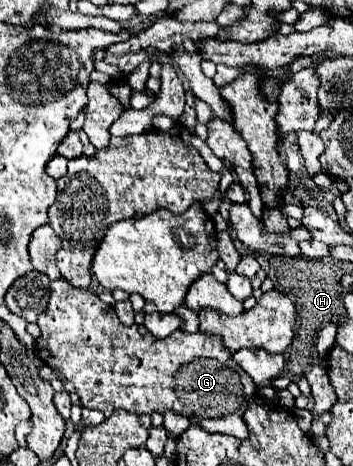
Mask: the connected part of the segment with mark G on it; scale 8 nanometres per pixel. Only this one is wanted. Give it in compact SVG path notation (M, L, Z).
M64 279L52 281L50 301L46 311L38 317L40 337L36 339L38 357L52 369L60 371L66 381L76 387L82 407L98 409L104 415L112 415L116 409L132 411L136 415L142 413L164 413L172 409L190 421L198 421L206 427L206 431L226 433L238 439L248 439L246 423L242 421L242 413L246 411L248 399L254 397L256 385L236 363L232 363L232 353L224 351L224 345L214 335L204 333L184 333L174 331L166 339L152 337L144 325L124 327L116 315L116 311L100 301L88 289L74 289Z

